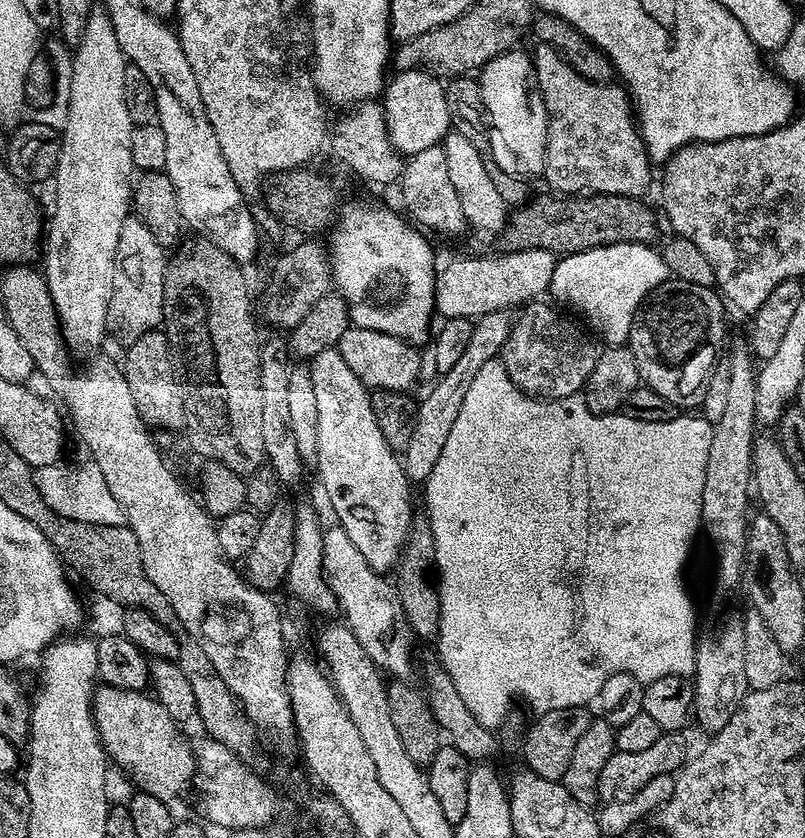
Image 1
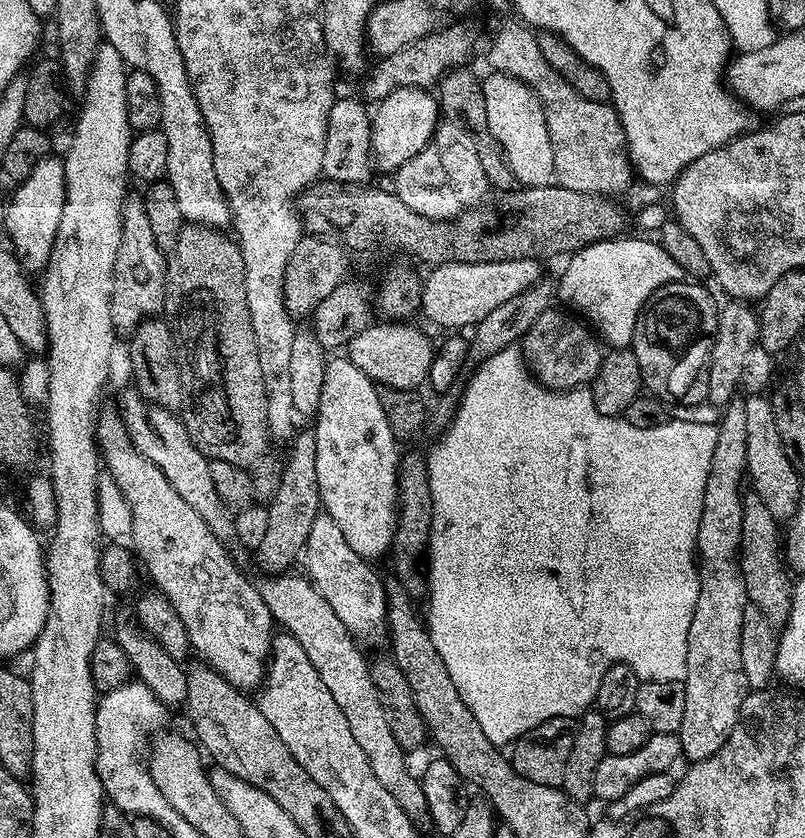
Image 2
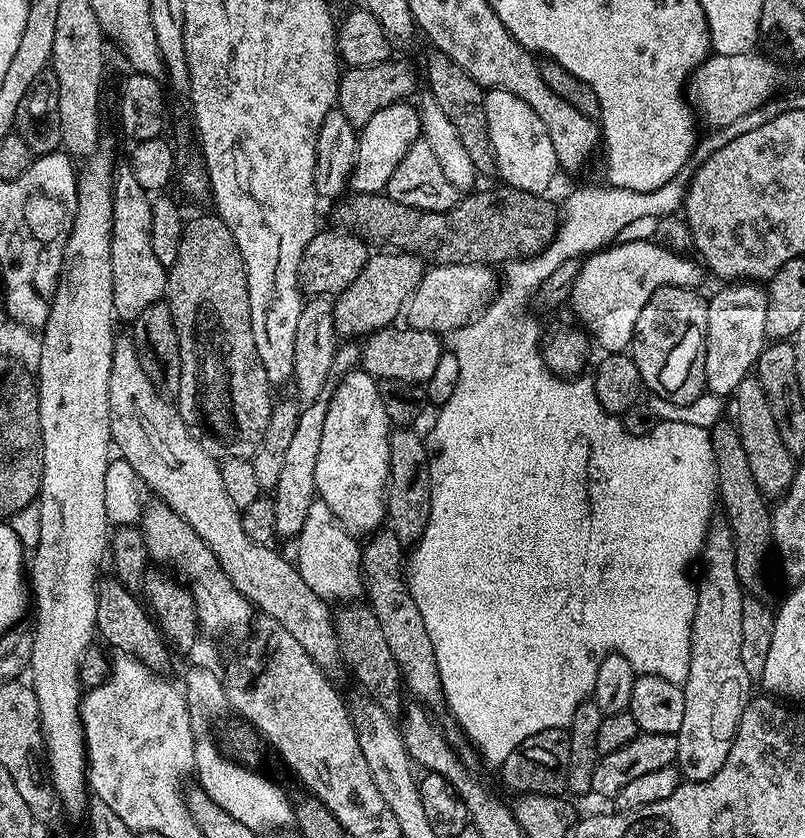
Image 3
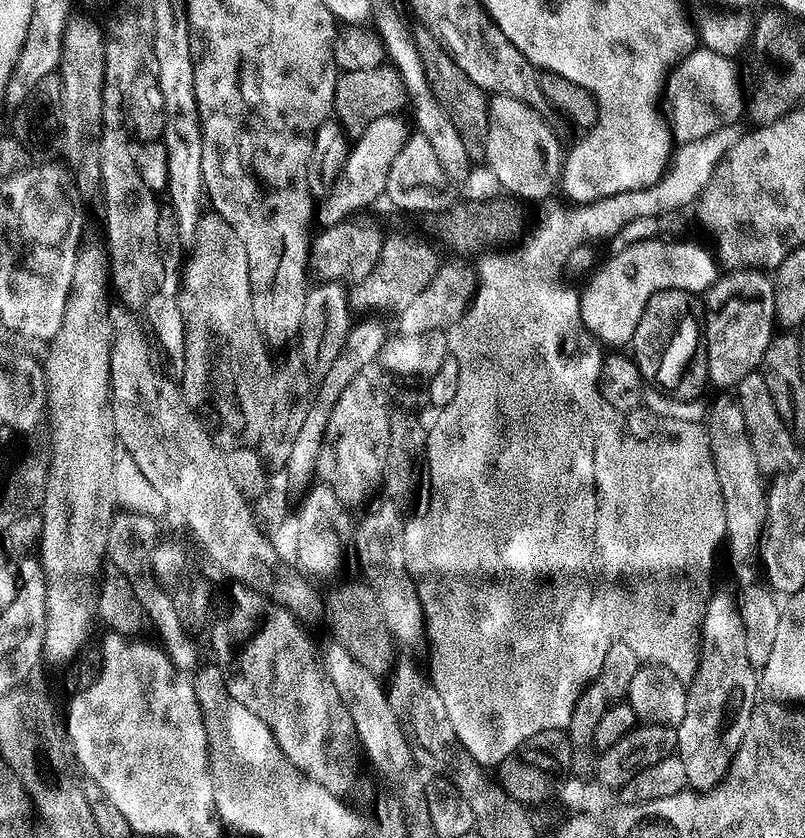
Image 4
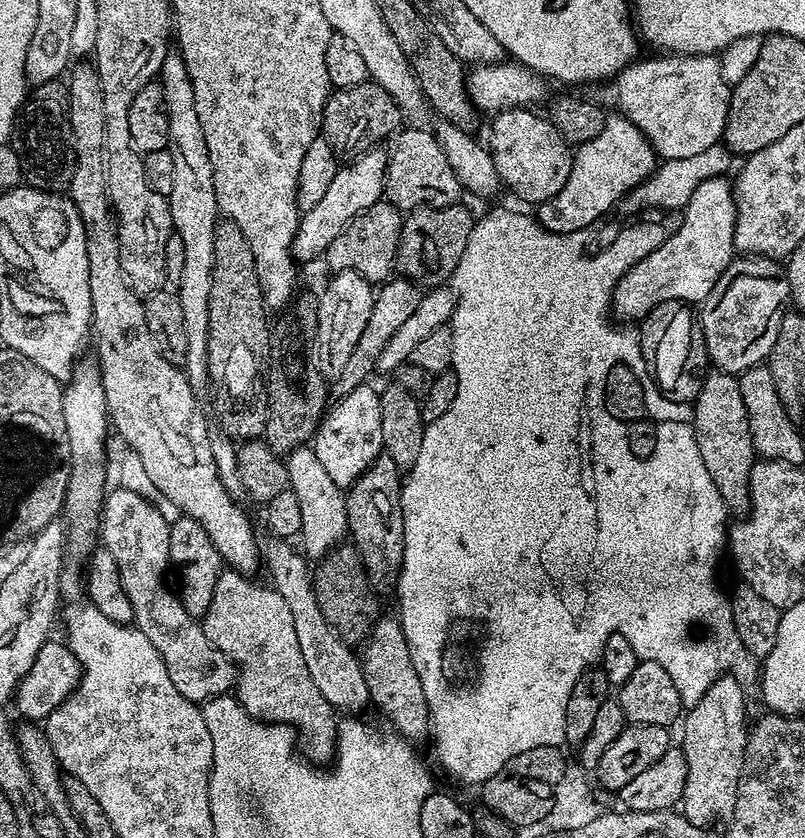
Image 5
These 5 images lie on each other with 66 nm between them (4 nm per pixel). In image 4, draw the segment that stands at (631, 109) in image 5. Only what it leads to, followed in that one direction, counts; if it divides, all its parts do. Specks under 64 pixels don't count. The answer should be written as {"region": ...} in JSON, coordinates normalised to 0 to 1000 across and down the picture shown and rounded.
{"region":[[[870,55],[830,86],[822,119],[830,123],[827,144],[841,173],[866,169],[925,137],[927,110],[919,106],[919,91],[909,76],[913,75],[906,68]]]}

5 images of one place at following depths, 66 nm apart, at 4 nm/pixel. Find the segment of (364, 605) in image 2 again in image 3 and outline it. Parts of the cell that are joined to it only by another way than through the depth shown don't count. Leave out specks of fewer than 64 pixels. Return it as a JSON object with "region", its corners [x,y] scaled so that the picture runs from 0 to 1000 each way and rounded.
{"region":[[[394,595],[380,613],[380,623],[375,623],[375,632],[365,642],[368,679],[375,685],[380,699],[390,704],[402,716],[409,718],[437,718],[450,706],[450,684],[447,681],[448,650],[442,649],[443,641],[431,635],[426,625],[410,609],[410,604],[400,595]]]}

